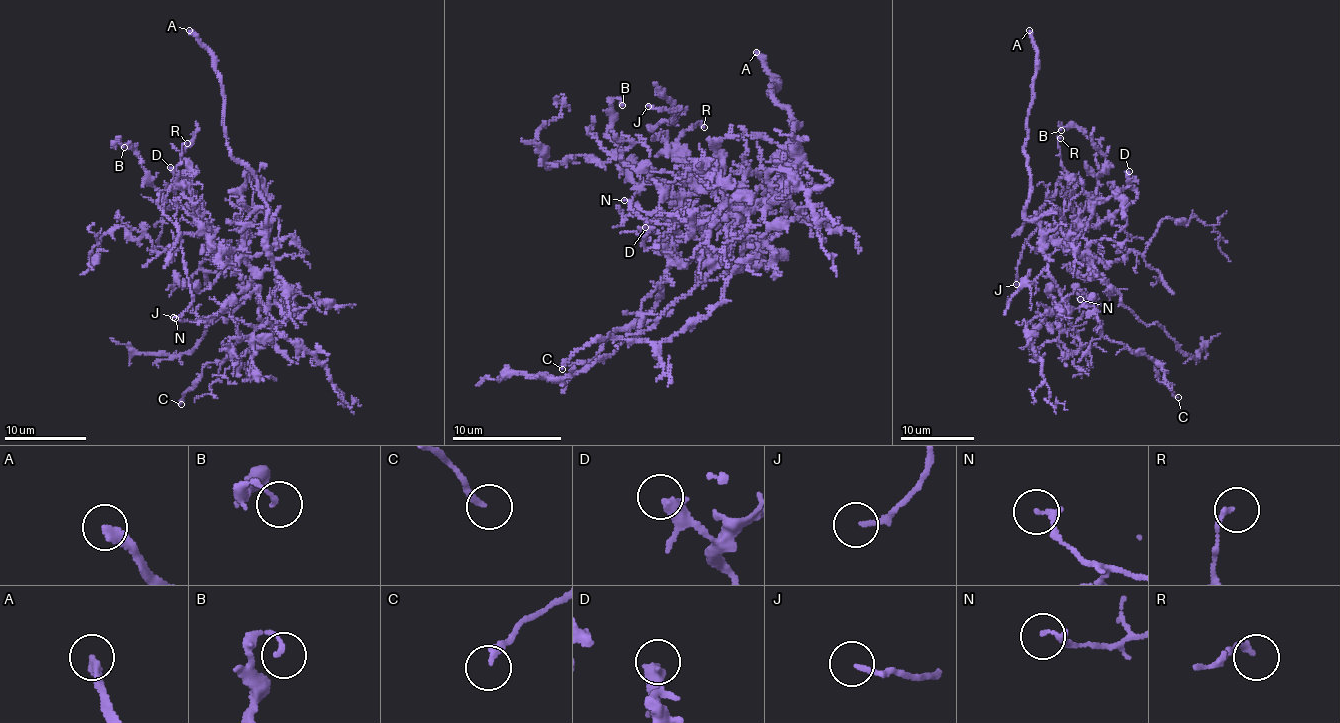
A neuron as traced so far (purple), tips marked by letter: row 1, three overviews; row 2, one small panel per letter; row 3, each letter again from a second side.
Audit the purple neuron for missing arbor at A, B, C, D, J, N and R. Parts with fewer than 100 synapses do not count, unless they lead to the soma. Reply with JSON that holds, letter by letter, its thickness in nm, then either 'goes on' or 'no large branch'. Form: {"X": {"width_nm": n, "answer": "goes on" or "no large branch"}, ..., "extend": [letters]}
{"A": {"width_nm": 280, "answer": "goes on"}, "B": {"width_nm": 130, "answer": "no large branch"}, "C": {"width_nm": 220, "answer": "no large branch"}, "D": {"width_nm": 320, "answer": "no large branch"}, "J": {"width_nm": 160, "answer": "no large branch"}, "N": {"width_nm": 190, "answer": "no large branch"}, "R": {"width_nm": 150, "answer": "no large branch"}, "extend": ["A"]}

